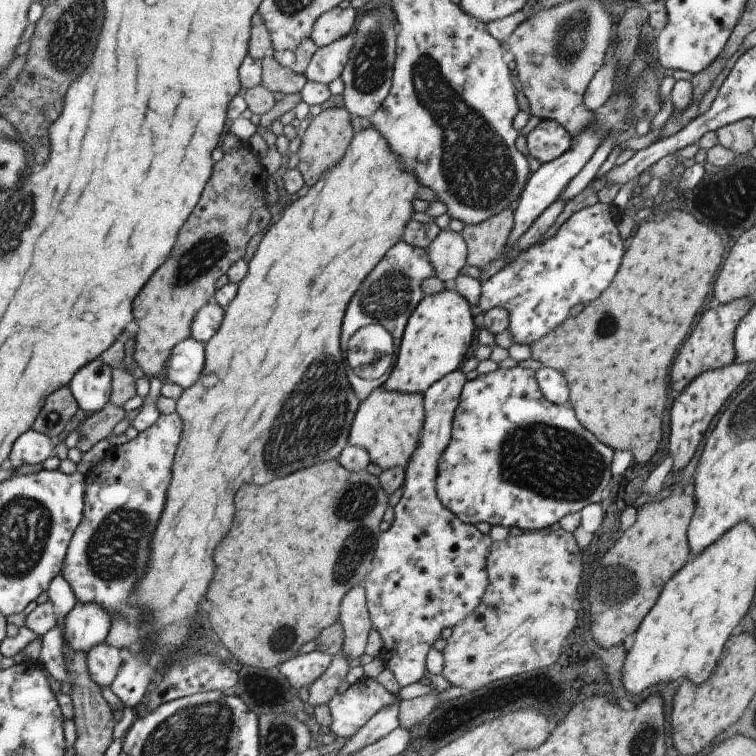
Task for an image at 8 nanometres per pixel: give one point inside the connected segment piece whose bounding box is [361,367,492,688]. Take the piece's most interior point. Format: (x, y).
(428, 569)

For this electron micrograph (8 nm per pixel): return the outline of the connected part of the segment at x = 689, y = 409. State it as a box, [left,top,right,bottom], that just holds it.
[667,362,747,470]

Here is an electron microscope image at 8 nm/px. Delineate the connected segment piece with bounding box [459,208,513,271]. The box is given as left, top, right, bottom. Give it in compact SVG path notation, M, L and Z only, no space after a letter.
M512 208L478 225L463 226L459 233L466 244L466 264L482 271L501 257L512 226Z

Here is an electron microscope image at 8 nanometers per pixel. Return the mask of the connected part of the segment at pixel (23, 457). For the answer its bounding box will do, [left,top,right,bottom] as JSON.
[9,430,54,468]

